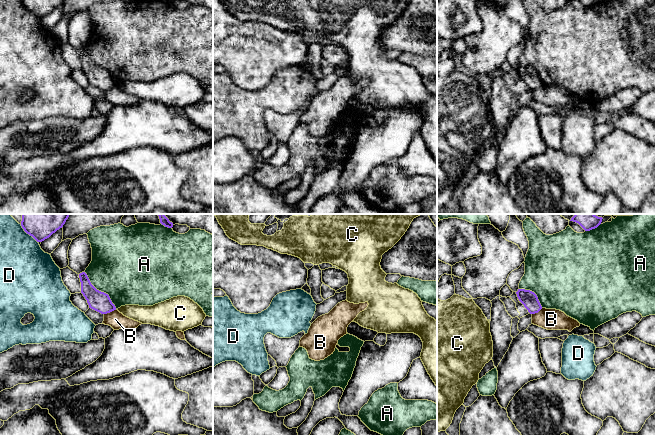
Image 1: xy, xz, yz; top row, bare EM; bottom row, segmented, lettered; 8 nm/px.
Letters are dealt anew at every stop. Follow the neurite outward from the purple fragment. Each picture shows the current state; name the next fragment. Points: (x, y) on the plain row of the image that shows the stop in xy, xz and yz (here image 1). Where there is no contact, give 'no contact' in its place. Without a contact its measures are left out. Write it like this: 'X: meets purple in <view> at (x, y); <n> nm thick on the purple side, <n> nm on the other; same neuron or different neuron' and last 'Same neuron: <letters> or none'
A: meets purple in xy at (100, 67); 160 nm thick on the purple side, 480 nm on the other; different neuron
B: meets purple in xy at (109, 88); 160 nm thick on the purple side, 140 nm on the other; different neuron
C: meets purple in yz at (519, 76); 140 nm thick on the purple side, 20 nm on the other; different neuron
D: meets purple in xy at (28, 9); 140 nm thick on the purple side, 380 nm on the other; different neuron
Same neuron: none

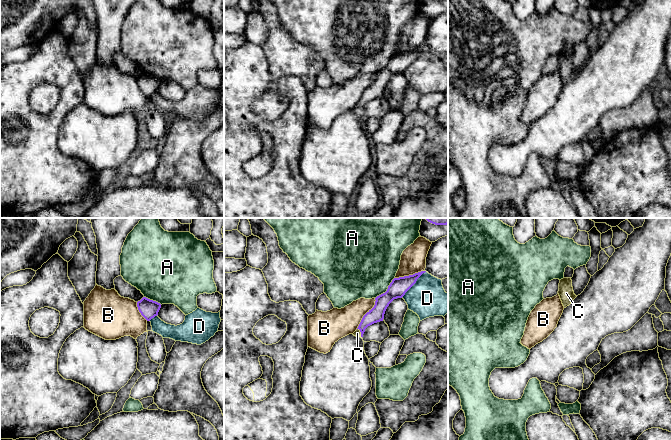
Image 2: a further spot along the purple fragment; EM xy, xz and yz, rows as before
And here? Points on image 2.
A: meets purple in xz at (387, 65); 150 nm thick on the purple side, 480 nm on the other; different neuron
B: meets purple in xz at (366, 89); 120 nm thick on the purple side, 240 nm on the other; different neuron
C: meets purple in xz at (361, 109); 120 nm thick on the purple side, 60 nm on the other; same neuron
D: meets purple in xz at (414, 59); 150 nm thick on the purple side, 300 nm on the other; different neuron
Same neuron: C

